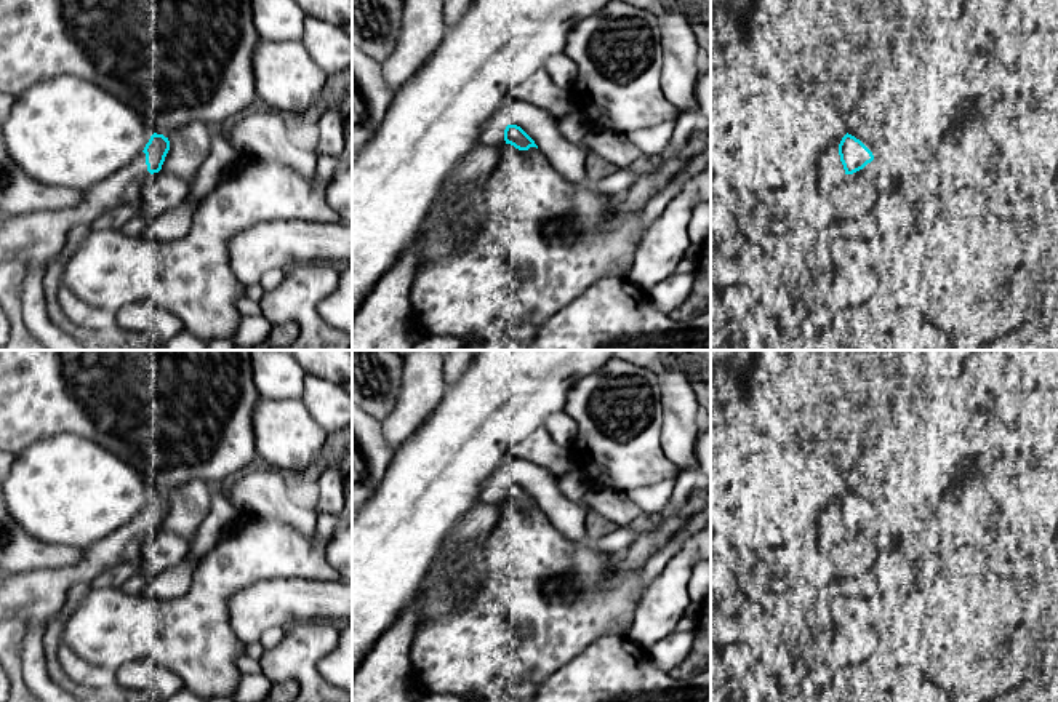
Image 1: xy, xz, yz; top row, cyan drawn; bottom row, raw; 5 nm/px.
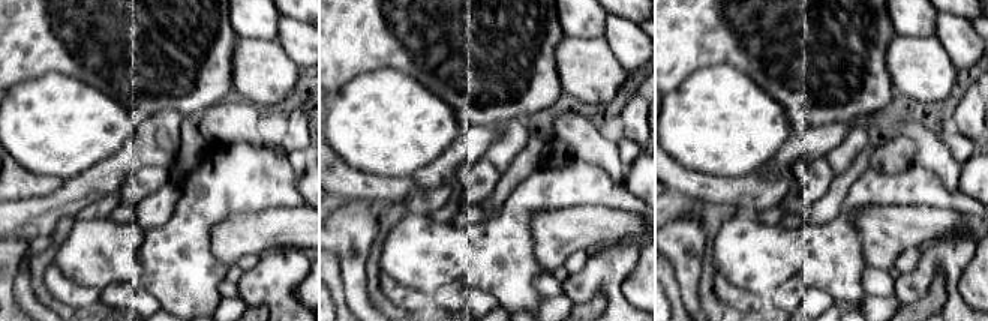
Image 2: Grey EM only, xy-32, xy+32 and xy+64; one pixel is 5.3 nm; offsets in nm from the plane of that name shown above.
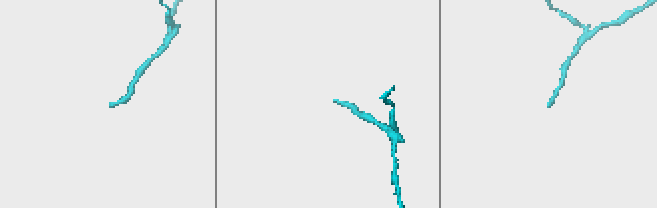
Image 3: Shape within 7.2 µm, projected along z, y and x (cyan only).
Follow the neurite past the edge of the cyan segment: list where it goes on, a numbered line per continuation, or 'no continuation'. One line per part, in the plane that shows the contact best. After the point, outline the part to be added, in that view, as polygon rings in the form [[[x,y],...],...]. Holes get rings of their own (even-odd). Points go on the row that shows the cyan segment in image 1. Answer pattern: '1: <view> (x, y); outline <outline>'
1: xy (36, 239); outline [[[139,152],[125,168],[86,190],[74,208],[0,217],[0,264],[19,261],[26,265],[24,323],[48,350],[85,350],[50,320],[42,285],[48,264],[61,253],[72,227],[91,229],[102,214],[118,205],[139,206],[149,177],[146,154]]]

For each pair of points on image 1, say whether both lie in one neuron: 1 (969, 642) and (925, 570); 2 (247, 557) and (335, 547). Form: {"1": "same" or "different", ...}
{"1": "same", "2": "different"}

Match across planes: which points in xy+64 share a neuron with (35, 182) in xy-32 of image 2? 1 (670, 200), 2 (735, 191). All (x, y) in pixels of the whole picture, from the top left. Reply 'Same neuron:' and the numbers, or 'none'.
Same neuron: 2

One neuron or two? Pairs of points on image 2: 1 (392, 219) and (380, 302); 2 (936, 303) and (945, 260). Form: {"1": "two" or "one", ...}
{"1": "one", "2": "two"}

